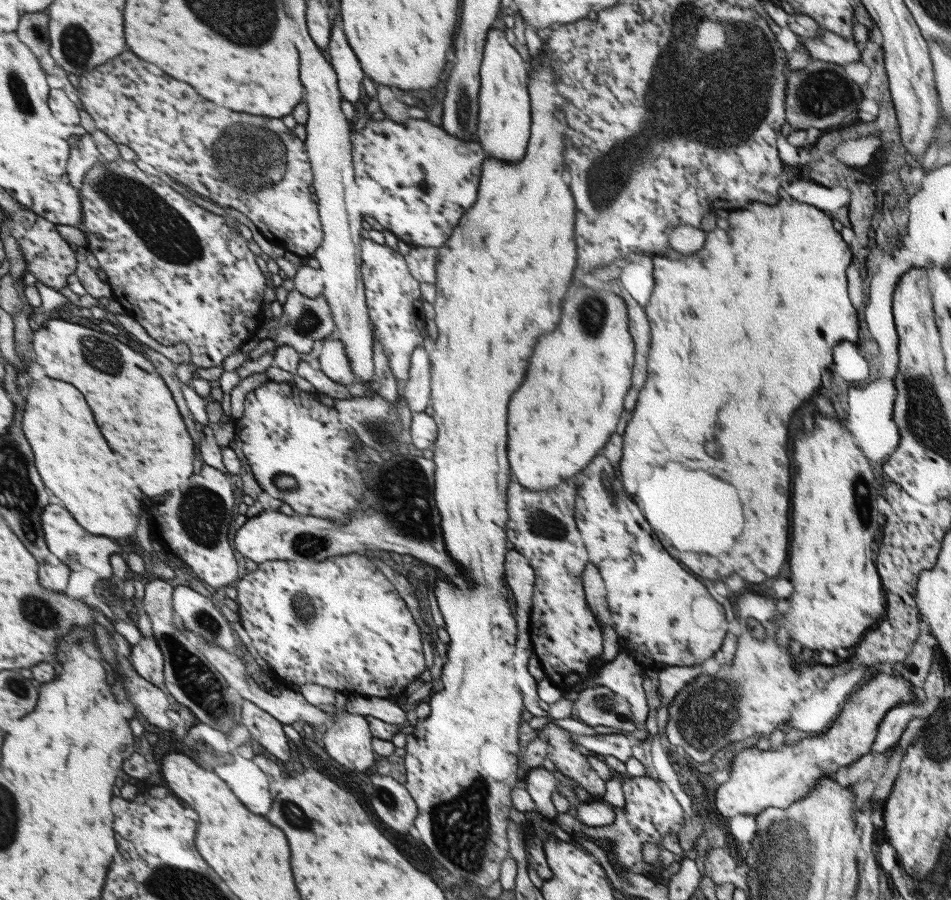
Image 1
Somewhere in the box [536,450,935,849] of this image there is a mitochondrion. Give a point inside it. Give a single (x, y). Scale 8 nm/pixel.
(713, 704)

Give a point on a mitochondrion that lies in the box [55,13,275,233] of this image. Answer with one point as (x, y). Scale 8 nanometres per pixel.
(76, 46)

